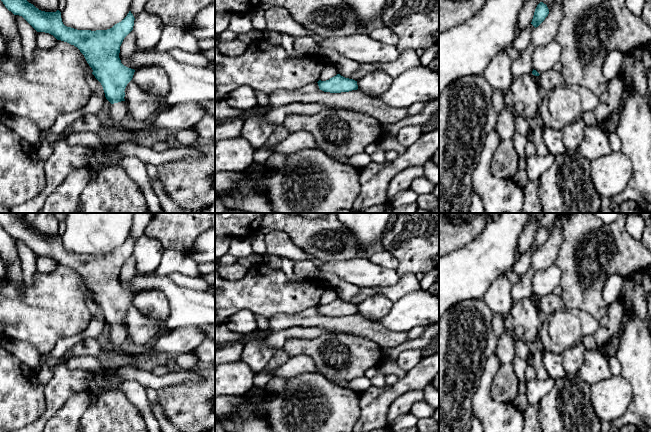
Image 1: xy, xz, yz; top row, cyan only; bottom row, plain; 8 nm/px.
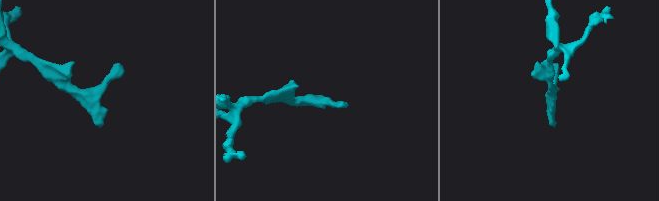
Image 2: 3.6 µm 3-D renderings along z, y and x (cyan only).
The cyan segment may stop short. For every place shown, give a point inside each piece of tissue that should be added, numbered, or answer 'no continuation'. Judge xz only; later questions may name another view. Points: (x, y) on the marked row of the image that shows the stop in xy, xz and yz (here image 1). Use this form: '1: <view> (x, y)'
no continuation

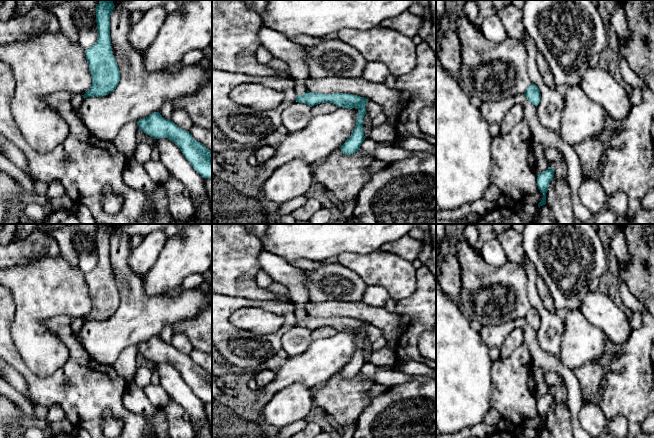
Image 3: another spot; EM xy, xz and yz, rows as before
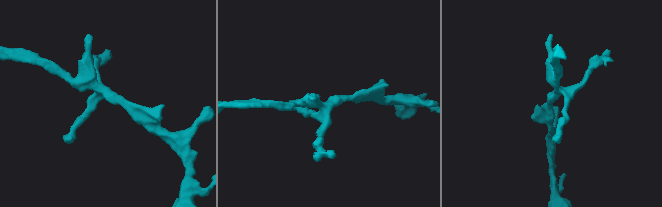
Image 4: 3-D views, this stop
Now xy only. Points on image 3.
no continuation

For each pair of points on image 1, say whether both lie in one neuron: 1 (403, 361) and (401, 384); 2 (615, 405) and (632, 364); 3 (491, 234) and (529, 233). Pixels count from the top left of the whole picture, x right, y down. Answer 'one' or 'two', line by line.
1: two
2: two
3: two

